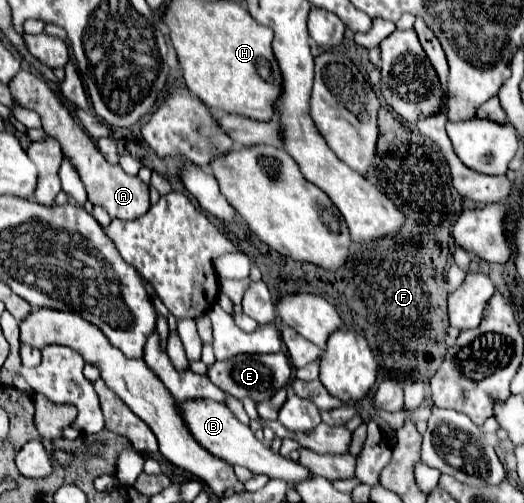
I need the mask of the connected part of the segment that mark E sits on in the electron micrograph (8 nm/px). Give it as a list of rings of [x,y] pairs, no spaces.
[[[283,352],[277,354],[257,354],[257,356],[235,356],[231,360],[215,362],[209,368],[209,380],[217,384],[223,392],[235,396],[237,400],[251,398],[255,404],[275,396],[291,380],[291,364]]]

